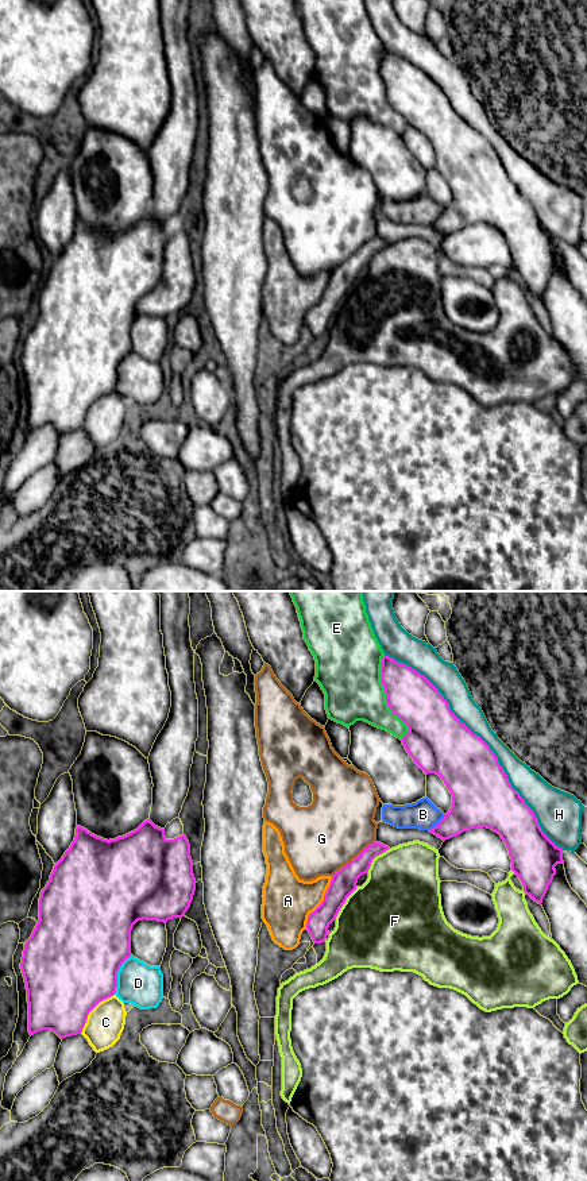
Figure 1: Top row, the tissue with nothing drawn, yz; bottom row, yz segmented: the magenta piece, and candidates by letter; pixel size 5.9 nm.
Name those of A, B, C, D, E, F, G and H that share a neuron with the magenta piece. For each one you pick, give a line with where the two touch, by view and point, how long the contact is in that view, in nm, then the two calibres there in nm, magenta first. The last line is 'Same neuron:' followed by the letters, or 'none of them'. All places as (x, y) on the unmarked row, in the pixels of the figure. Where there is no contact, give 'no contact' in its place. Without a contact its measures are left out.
A: contact yz (321, 298); length 360 nm; calibres 150 and 300 nm
Same neuron: A

